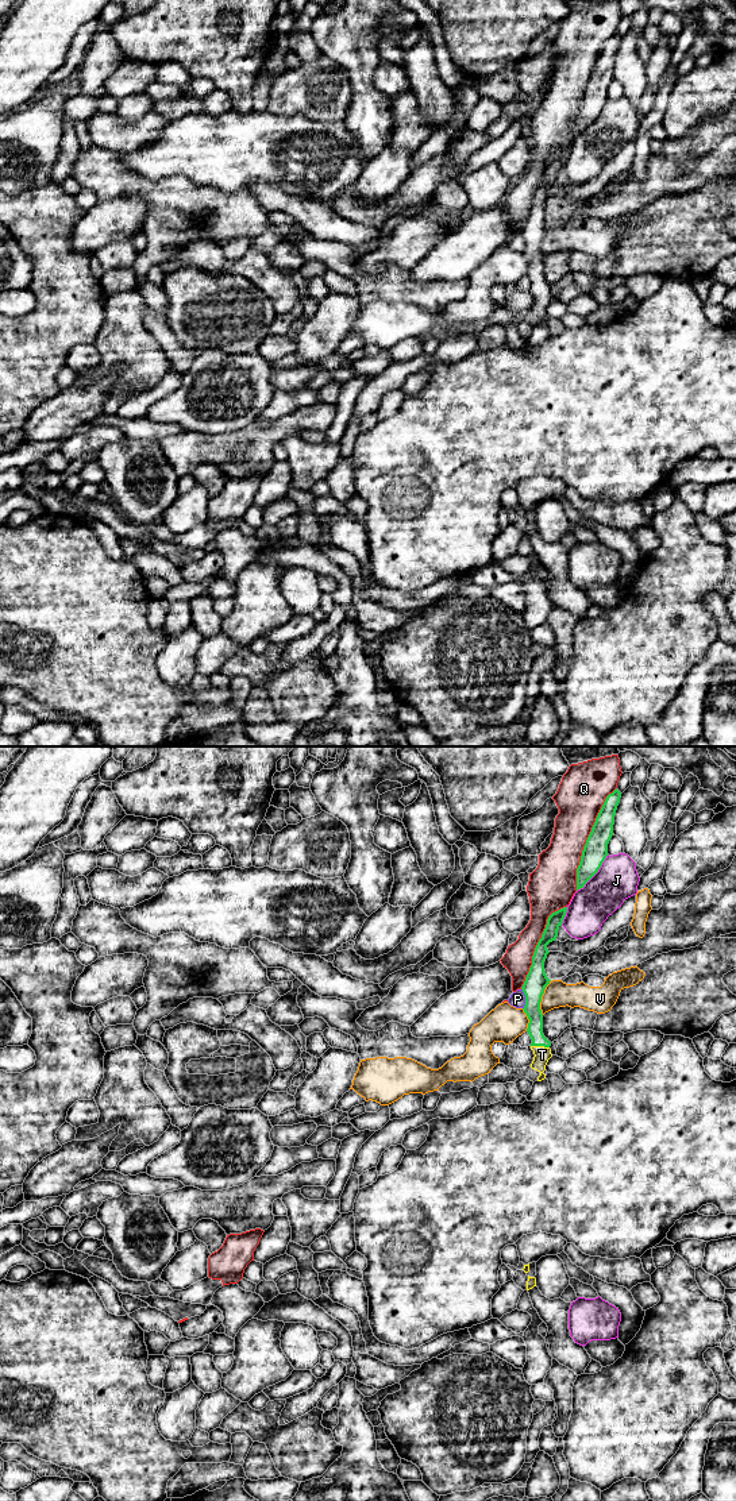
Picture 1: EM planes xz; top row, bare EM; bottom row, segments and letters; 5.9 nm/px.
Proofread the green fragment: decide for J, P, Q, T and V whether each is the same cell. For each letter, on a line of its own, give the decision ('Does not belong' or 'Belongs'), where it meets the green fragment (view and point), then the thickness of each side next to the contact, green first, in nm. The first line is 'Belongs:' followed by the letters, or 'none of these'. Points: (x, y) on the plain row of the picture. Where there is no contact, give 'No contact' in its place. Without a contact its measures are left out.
Belongs: T
J: Does not belong. Touches green at xz (596, 116). Thickness 150 nm (green) against 240 nm
P: Does not belong. Touches green at xz (526, 243). Thickness 140 nm (green) against 100 nm
Q: Does not belong. Touches green at xz (588, 83). Thickness 150 nm (green) against 280 nm
T: Belongs. Touches green at xz (540, 289). Thickness 100 nm (green) against 100 nm
V: Does not belong. Touches green at xz (540, 242). Thickness 140 nm (green) against 160 nm

